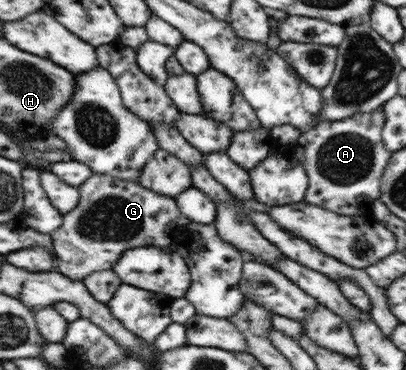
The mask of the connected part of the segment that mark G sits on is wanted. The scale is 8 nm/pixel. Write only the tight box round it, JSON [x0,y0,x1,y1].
[50,174,190,281]

